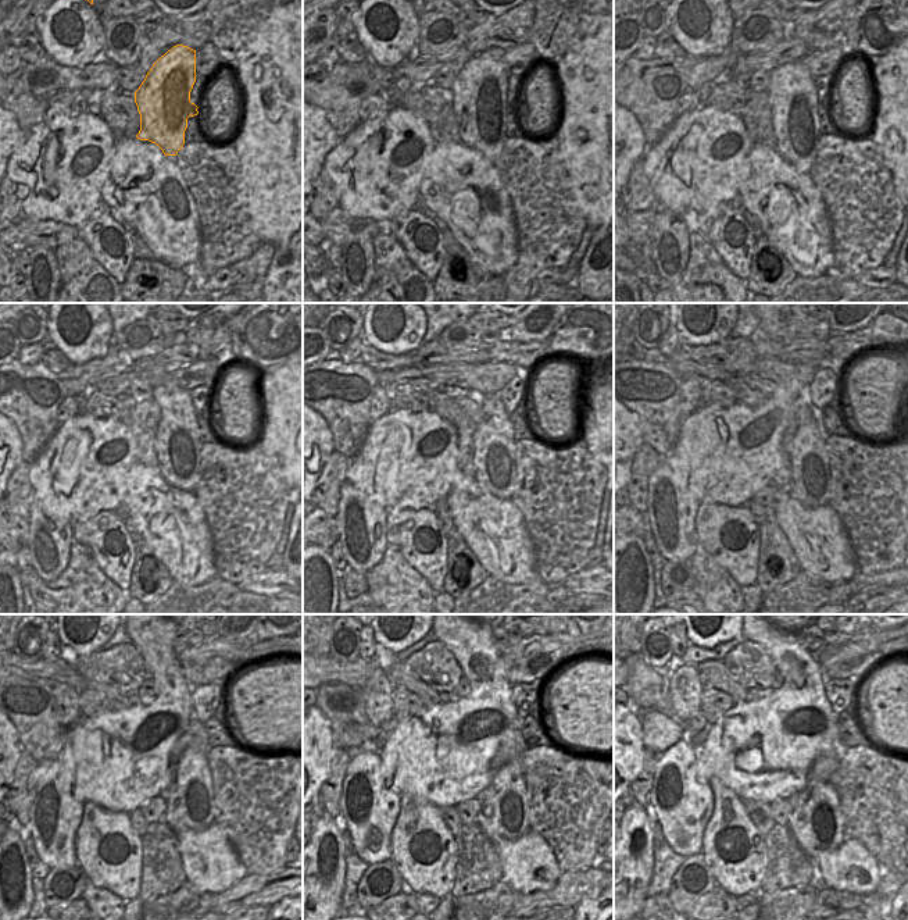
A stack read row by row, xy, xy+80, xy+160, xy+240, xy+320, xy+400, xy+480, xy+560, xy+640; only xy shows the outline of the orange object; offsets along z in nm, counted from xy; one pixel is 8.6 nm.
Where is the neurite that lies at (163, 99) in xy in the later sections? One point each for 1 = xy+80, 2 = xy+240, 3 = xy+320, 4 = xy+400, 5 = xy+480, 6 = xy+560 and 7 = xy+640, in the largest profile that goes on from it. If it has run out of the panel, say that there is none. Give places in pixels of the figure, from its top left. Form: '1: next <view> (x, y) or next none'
1: next xy+80 (479, 92)
2: next xy+240 (178, 438)
3: next xy+320 (494, 470)
4: next xy+400 (812, 485)
5: next xy+480 (192, 806)
6: next xy+560 (503, 813)
7: next xy+640 (817, 824)

